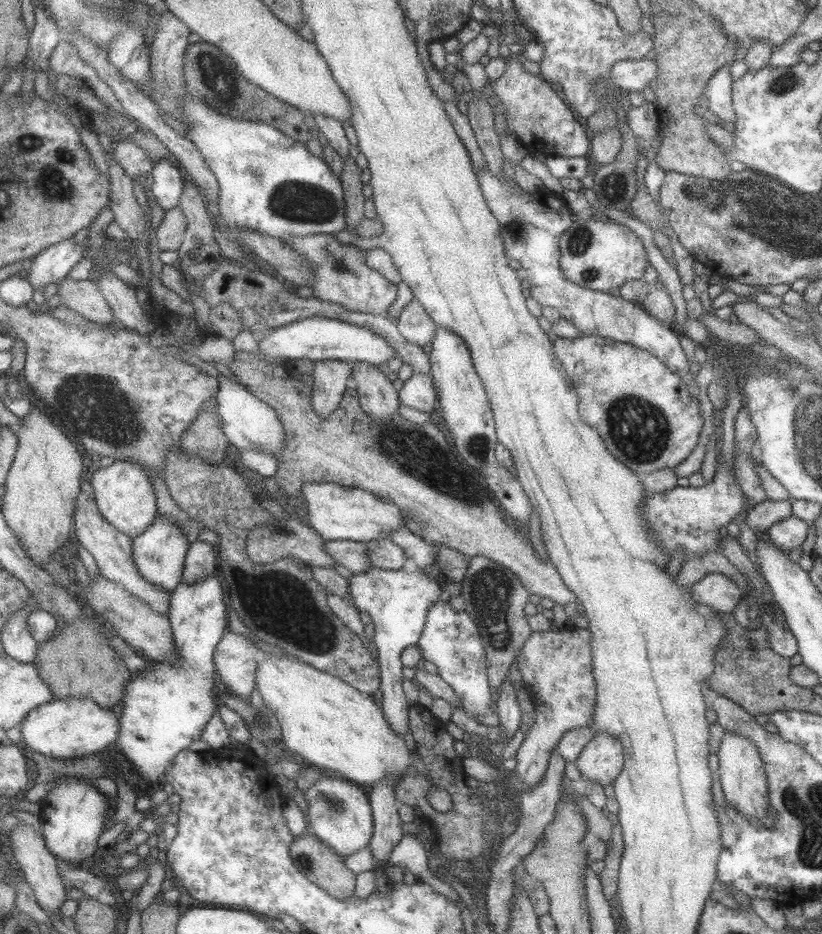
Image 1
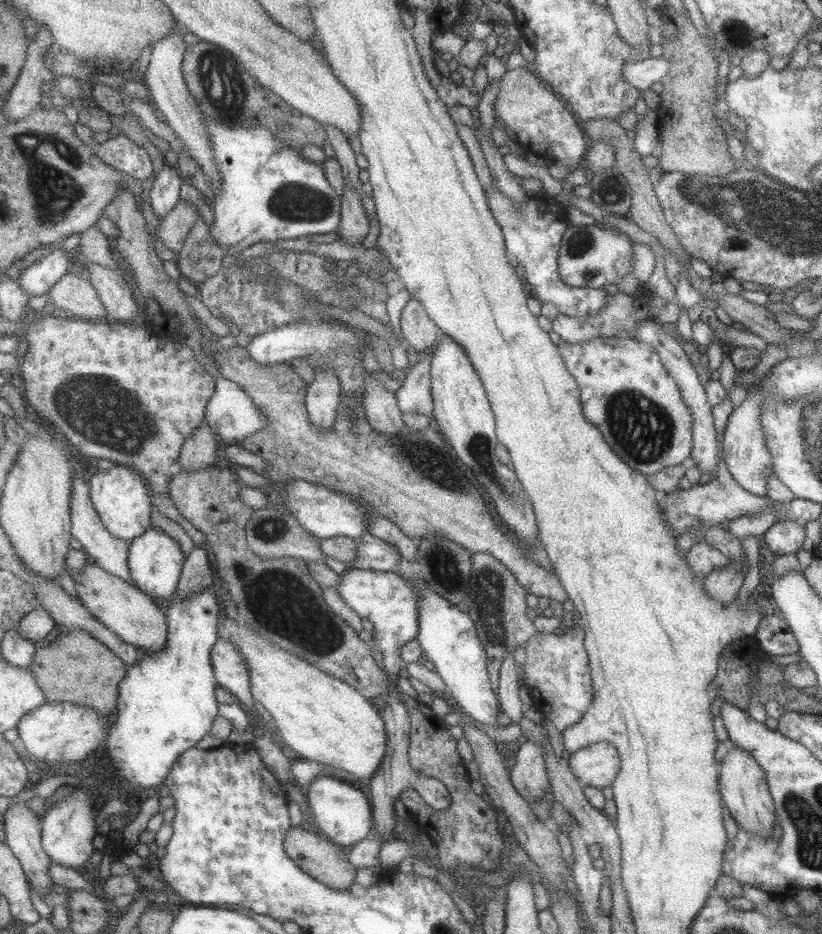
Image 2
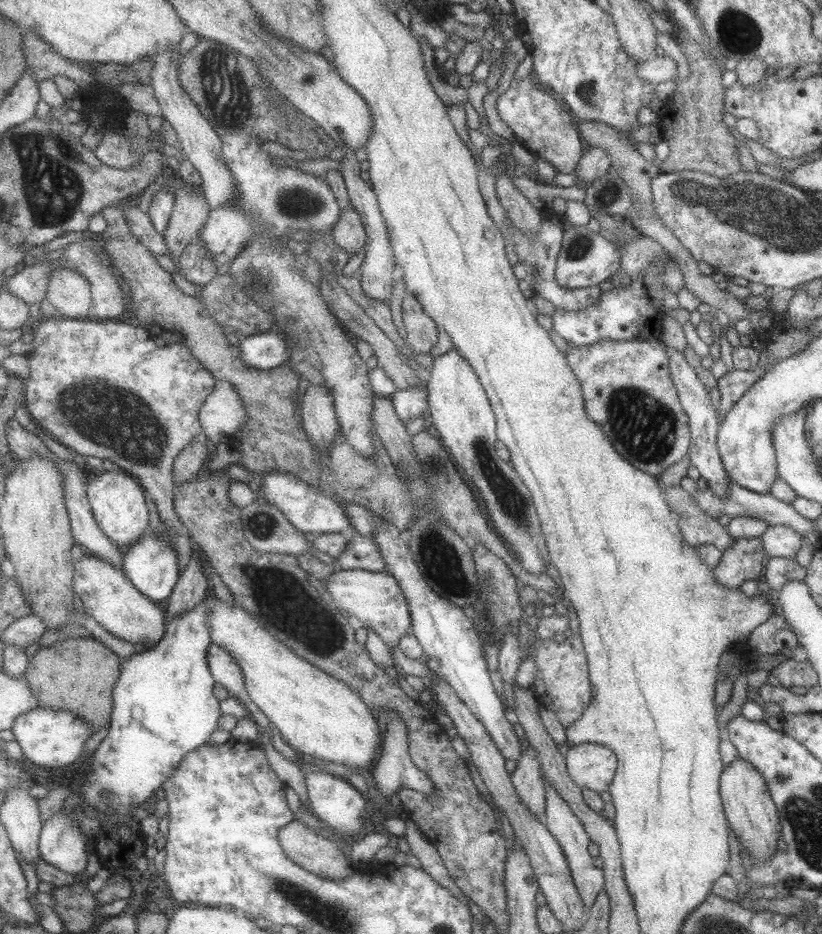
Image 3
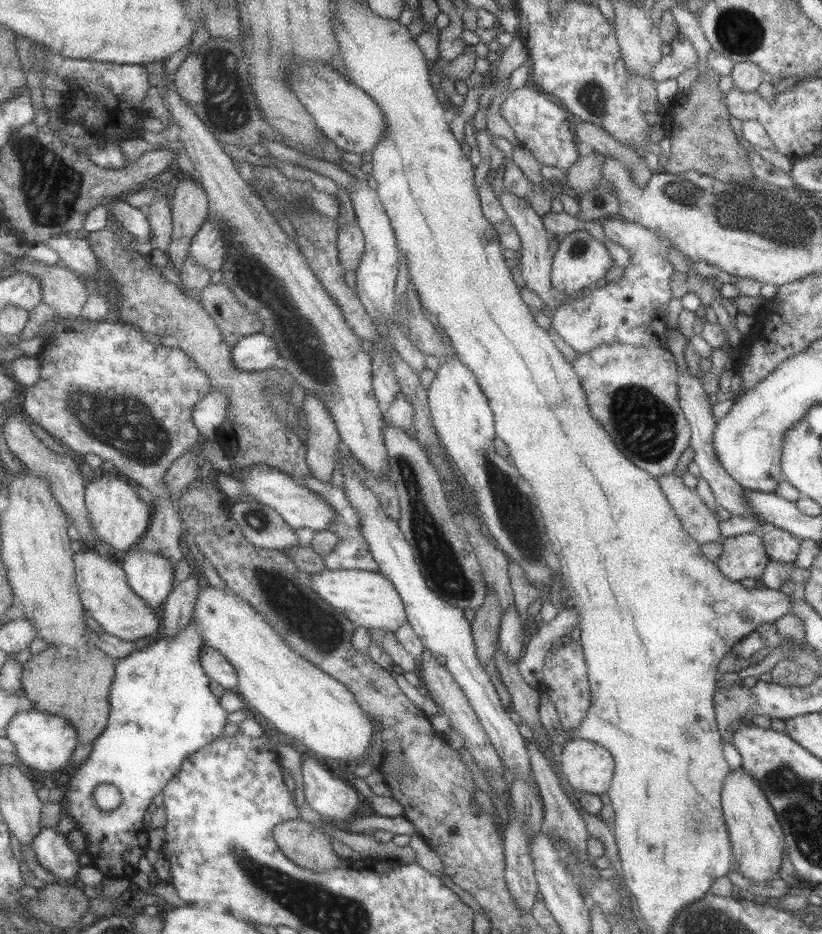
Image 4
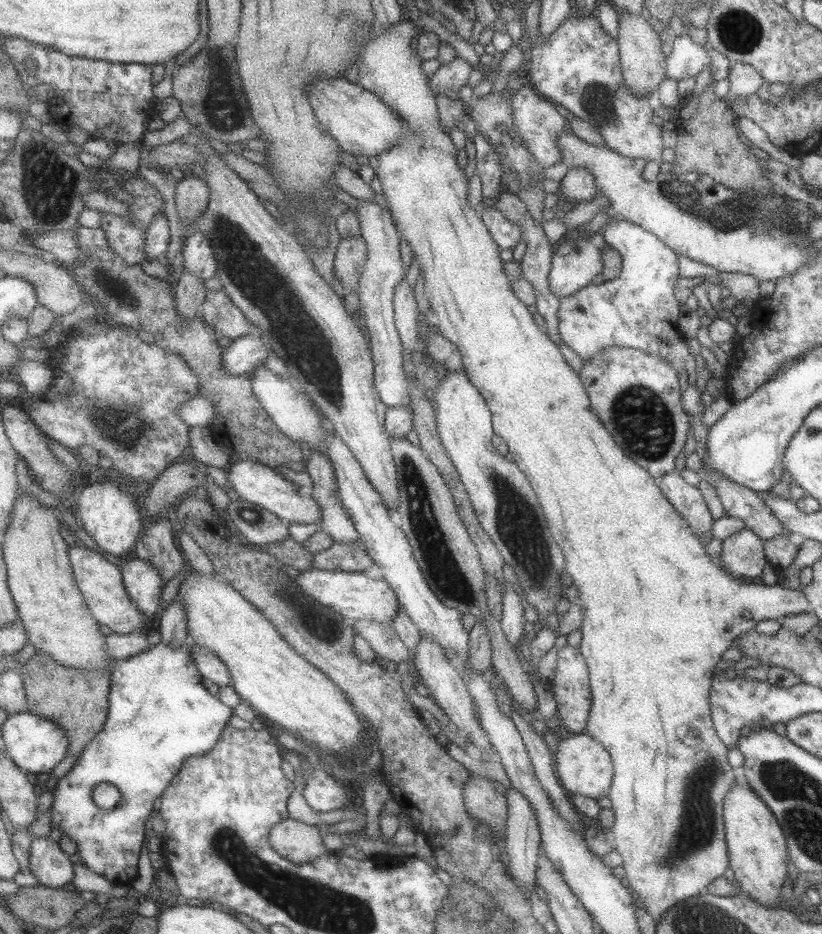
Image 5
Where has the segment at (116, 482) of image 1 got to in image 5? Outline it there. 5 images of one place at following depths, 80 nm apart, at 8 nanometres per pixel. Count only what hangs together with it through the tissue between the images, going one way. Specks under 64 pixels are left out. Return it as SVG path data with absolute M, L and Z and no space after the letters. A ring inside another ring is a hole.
M109 478L105 483L93 483L83 487L74 510L78 523L96 541L101 550L126 559L125 552L130 552L131 548L134 548L135 540L138 539L141 513L145 512L140 510L140 506L135 504L119 485Z

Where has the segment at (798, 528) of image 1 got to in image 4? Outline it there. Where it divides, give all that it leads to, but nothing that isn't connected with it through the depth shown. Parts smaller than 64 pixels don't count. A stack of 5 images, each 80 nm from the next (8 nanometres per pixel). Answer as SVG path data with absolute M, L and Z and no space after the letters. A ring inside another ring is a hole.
M777 527L765 528L761 534L766 555L775 562L793 562L796 559L800 540Z

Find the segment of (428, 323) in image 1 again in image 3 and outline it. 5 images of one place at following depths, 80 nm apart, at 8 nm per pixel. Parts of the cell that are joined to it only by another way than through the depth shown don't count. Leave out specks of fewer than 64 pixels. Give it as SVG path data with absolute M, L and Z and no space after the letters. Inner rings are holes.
M409 293L402 296L401 308L404 341L415 353L428 354L437 344L436 324L423 312L419 301Z

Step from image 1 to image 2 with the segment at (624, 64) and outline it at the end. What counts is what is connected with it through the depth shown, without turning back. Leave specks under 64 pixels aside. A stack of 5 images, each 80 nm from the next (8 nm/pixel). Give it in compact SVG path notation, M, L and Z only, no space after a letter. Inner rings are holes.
M651 57L630 62L622 70L622 79L639 90L647 90L651 84L660 82L667 74L669 61L663 57Z

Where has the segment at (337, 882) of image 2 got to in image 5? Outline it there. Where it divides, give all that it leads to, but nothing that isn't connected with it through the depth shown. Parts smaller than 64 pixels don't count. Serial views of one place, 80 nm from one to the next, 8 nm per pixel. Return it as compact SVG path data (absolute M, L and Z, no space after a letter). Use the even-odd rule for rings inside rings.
M289 817L269 829L268 843L277 854L294 863L311 862L329 851L319 837L317 825L308 825Z

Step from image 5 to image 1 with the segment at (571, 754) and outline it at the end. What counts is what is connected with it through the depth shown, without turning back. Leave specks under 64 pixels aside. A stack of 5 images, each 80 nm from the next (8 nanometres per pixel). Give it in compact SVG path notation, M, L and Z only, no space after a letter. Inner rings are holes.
M598 732L579 752L575 767L582 779L605 786L617 779L624 762L621 743L610 734Z

